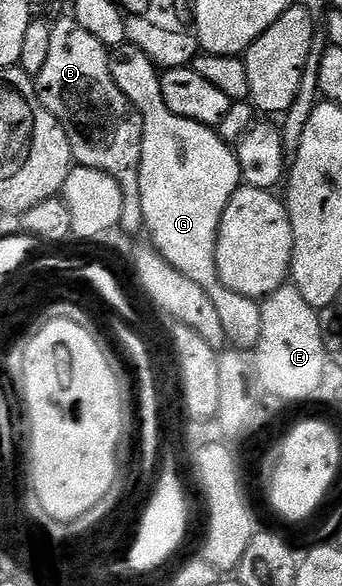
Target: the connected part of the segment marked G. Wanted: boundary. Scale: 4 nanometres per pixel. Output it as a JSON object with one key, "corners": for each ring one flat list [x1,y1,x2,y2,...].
{"corners":[[124,43,114,48,110,54,110,63,116,85,128,97,143,121,143,153,140,154,140,205,143,209,146,232,149,231,151,235,150,242,173,268,179,269,185,277,195,281,204,289,207,297,211,298,215,309,218,310,226,342,234,350,252,352,256,350,262,337,261,306,256,300,243,297,242,294,235,293,234,290,221,285,217,269,218,227,230,197,237,191,242,180,237,154,214,128,171,113,171,109,168,109,163,98,160,70,137,46]]}

